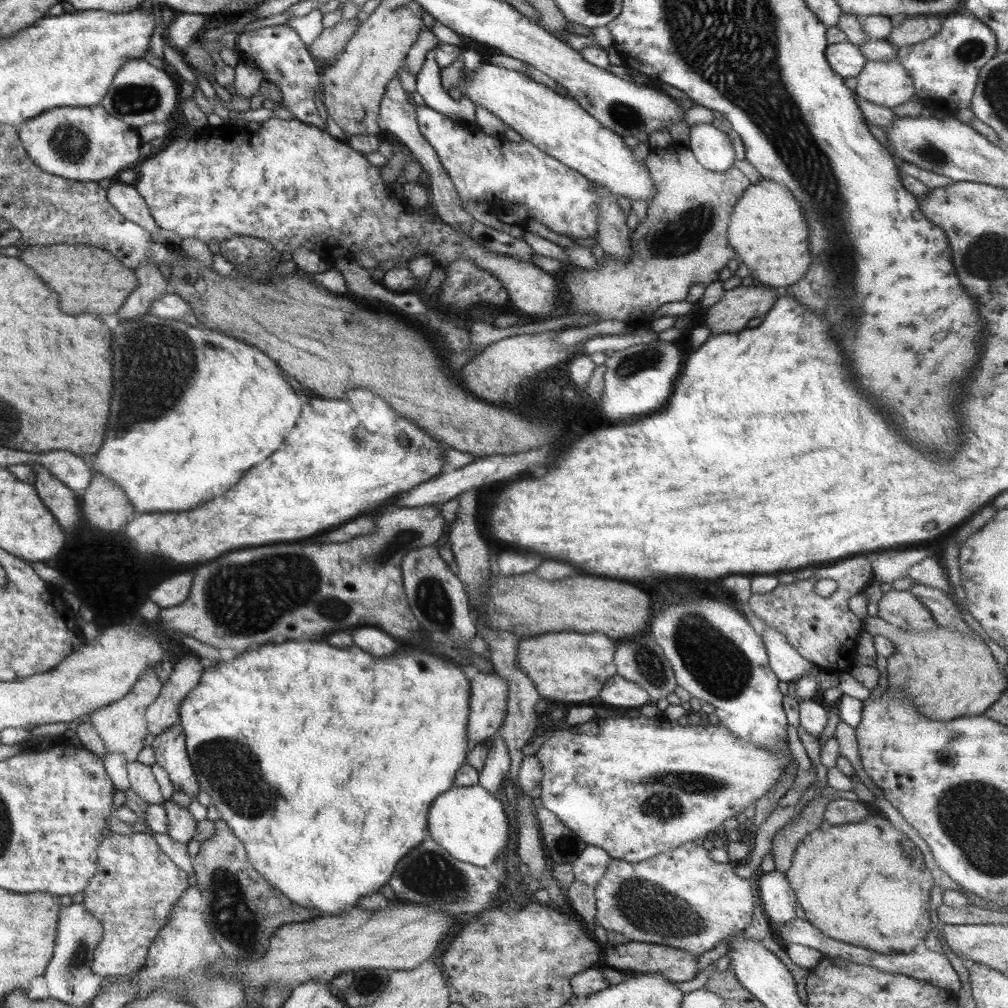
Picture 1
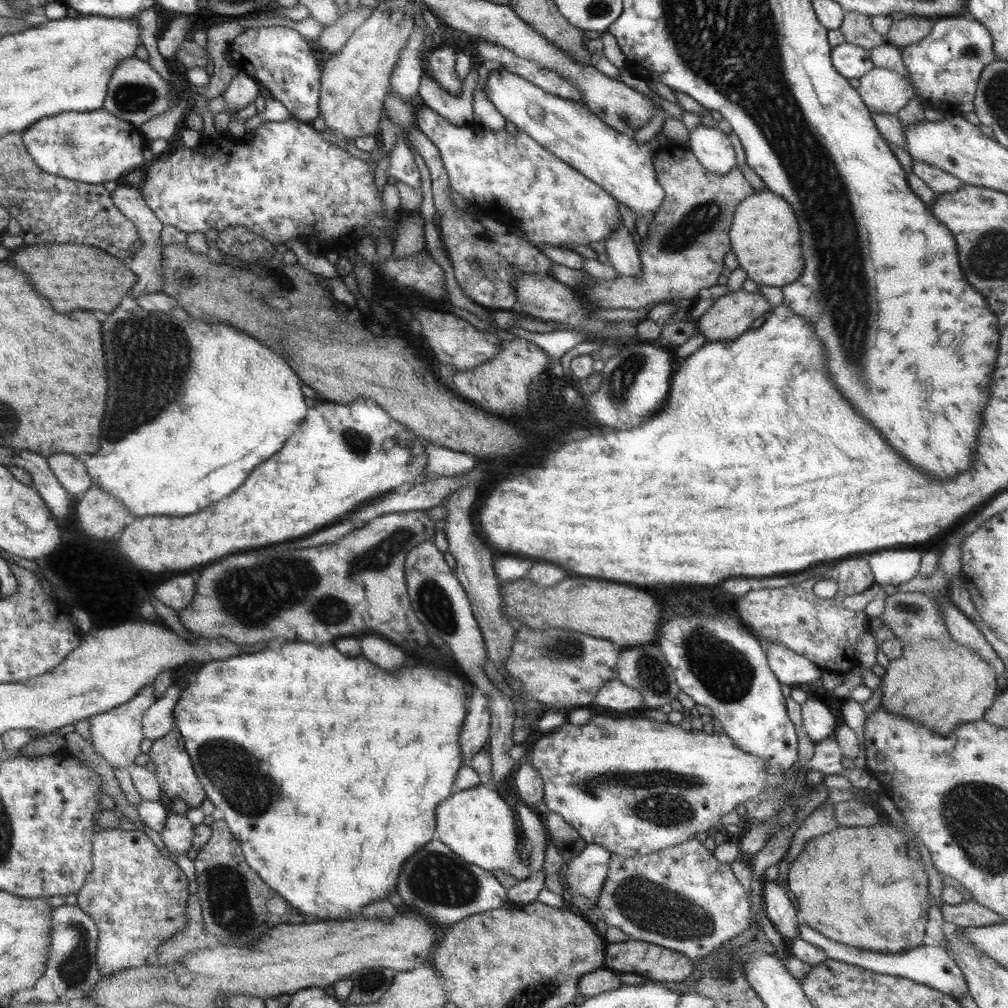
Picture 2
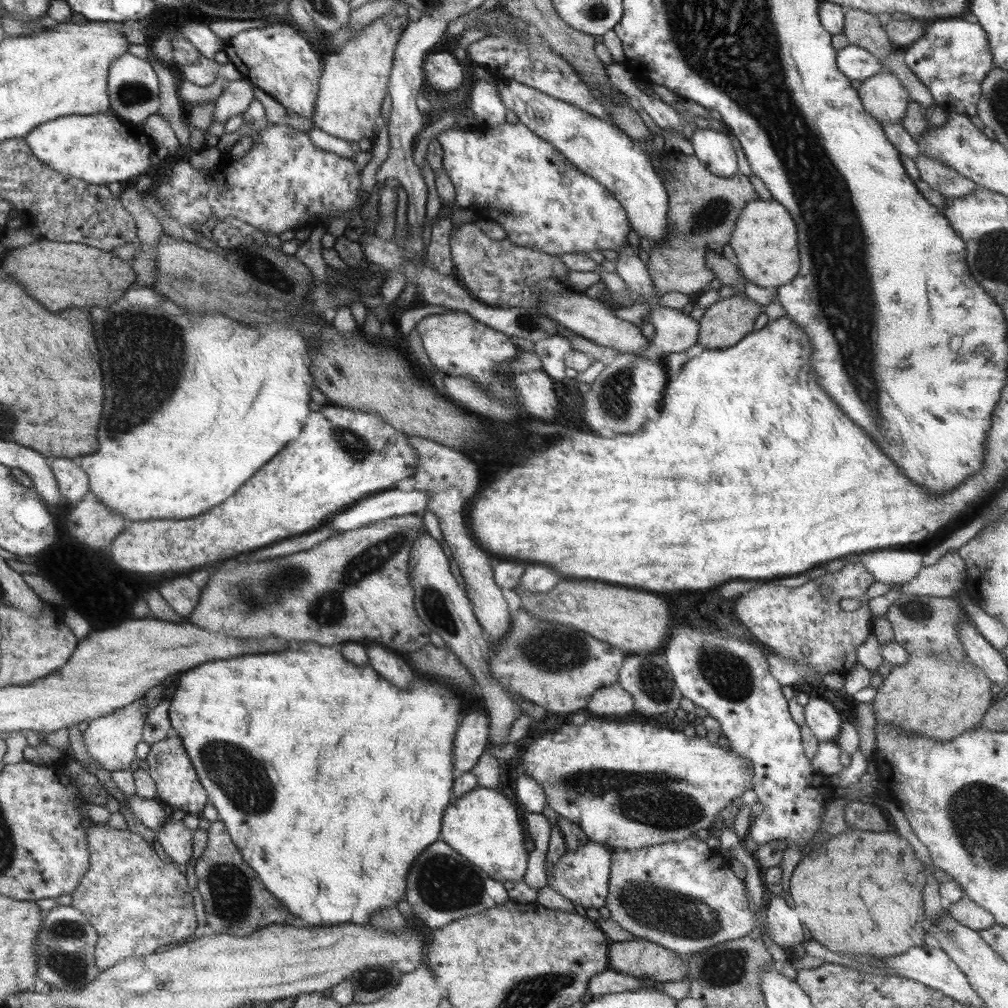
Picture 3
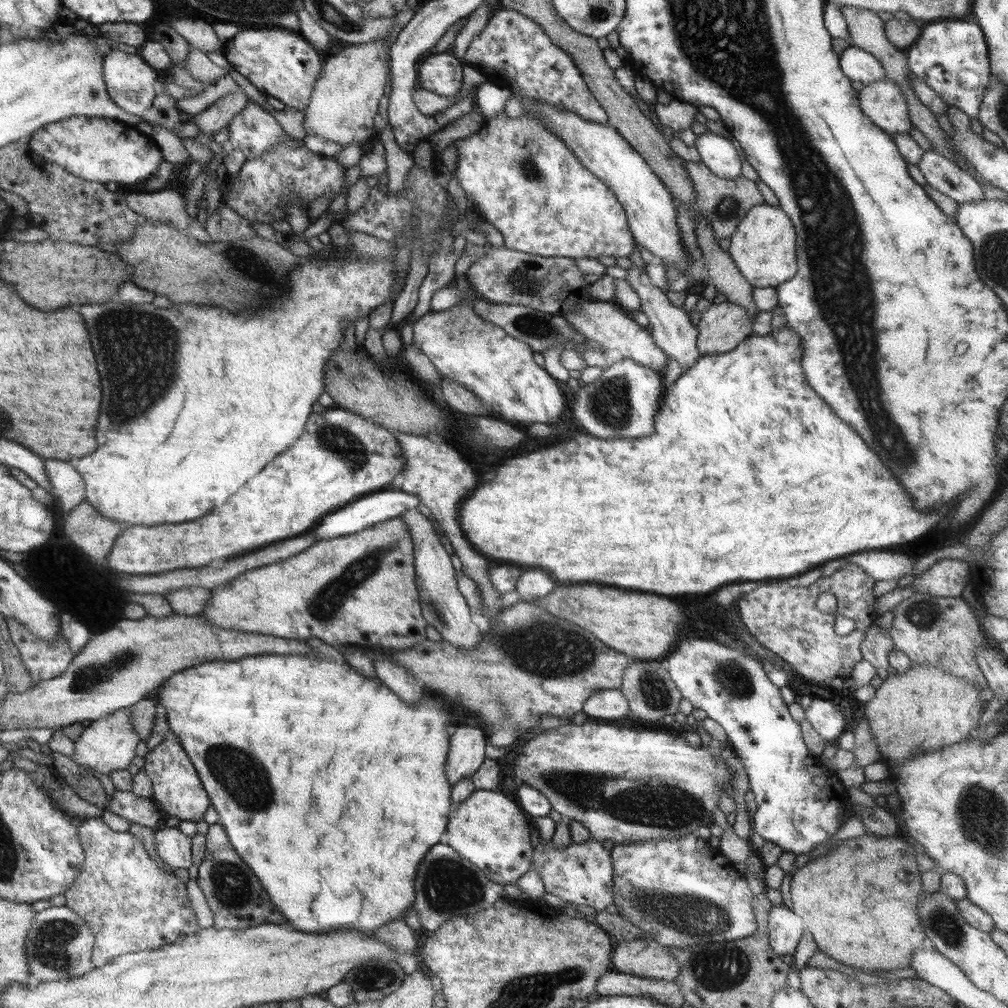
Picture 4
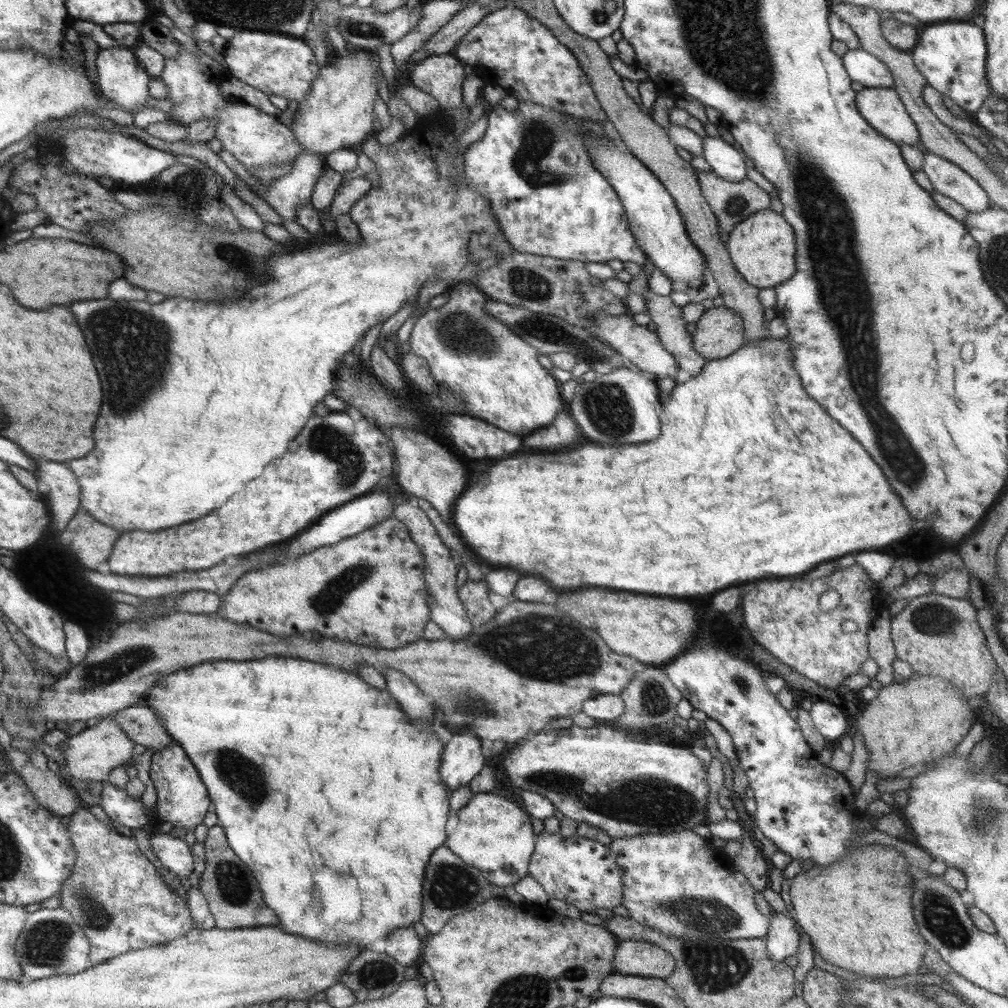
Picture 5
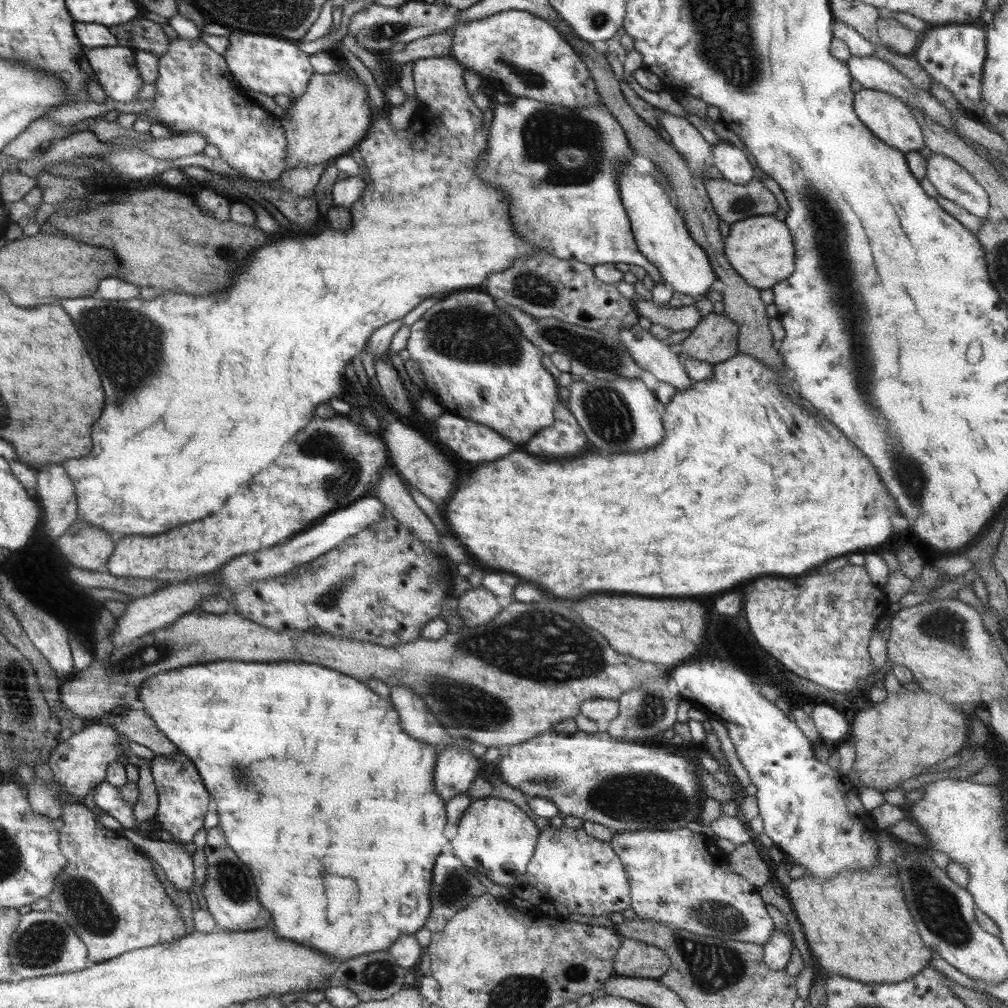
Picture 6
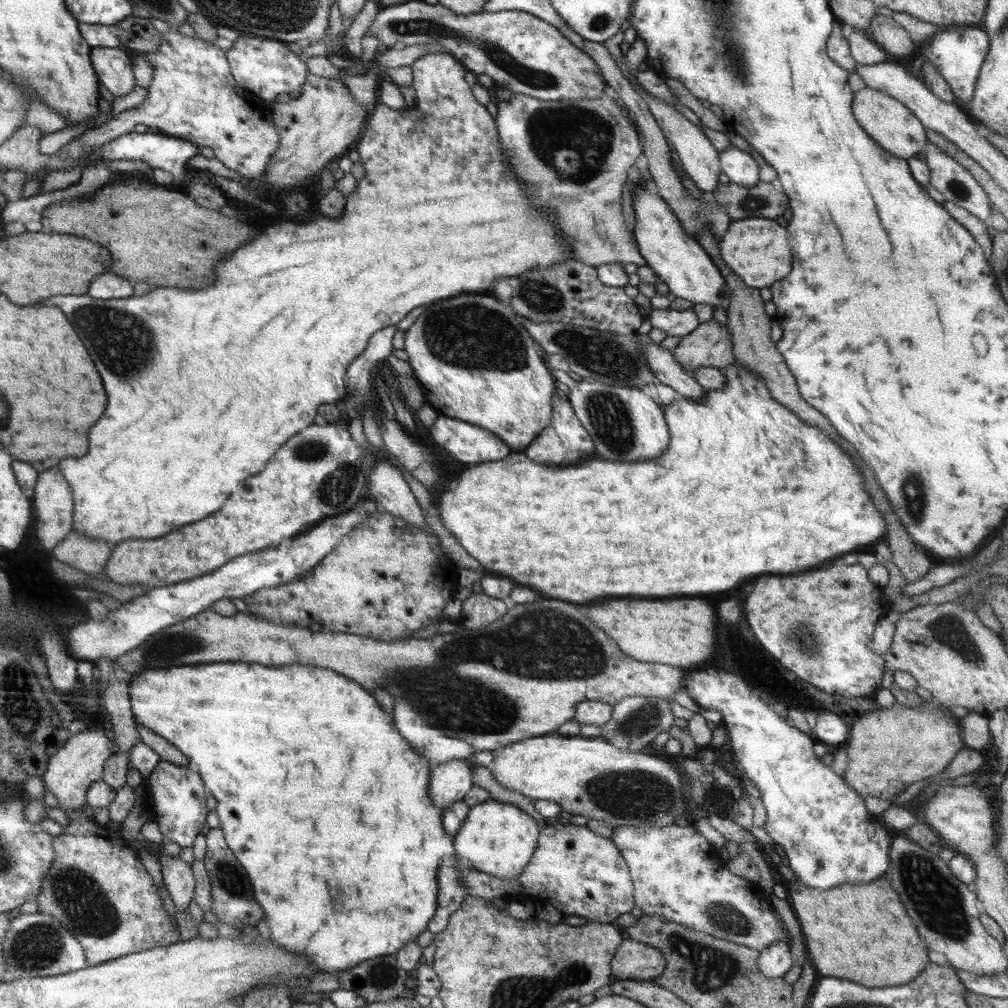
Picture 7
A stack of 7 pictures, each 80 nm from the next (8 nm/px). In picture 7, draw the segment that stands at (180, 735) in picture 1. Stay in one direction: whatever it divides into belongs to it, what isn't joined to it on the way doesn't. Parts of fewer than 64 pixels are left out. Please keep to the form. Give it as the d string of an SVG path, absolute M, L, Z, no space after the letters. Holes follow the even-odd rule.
M161 759L147 779L152 787L152 816L155 816L164 839L176 842L182 849L192 848L196 836L204 828L204 820L208 814L206 788L200 772L195 767L178 766L177 763Z

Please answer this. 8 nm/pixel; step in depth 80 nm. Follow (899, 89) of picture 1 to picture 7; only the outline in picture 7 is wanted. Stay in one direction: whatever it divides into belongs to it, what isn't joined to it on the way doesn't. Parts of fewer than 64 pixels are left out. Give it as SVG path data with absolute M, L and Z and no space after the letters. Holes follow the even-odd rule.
M868 87L860 89L853 97L852 110L855 119L878 146L904 160L925 151L929 142L927 129L907 106L889 94Z

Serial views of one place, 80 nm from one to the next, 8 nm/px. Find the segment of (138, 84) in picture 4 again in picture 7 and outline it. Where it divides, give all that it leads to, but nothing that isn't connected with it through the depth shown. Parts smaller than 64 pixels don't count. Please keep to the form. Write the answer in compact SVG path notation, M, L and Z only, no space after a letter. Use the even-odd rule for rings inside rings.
M93 47L90 61L97 79L114 98L125 97L137 86L132 52L118 48Z

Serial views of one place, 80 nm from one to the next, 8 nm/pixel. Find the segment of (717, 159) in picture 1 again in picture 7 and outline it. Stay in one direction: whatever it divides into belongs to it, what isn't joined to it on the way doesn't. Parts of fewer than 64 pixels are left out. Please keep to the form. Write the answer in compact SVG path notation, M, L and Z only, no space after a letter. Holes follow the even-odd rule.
M730 146L719 152L720 170L726 174L730 183L740 186L754 186L758 176L758 163L746 151Z

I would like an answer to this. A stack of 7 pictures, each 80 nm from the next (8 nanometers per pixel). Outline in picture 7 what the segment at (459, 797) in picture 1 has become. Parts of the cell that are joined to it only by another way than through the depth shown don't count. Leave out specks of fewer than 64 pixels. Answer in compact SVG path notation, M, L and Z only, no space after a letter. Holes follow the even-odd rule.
M490 799L469 808L461 830L453 838L458 857L472 863L472 867L502 880L520 875L530 863L543 824L527 812L510 803Z

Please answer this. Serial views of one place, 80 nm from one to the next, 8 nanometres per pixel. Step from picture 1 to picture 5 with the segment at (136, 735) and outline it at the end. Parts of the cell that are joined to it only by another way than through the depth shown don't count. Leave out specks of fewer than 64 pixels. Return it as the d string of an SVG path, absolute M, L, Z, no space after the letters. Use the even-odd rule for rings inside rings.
M103 717L74 736L67 737L67 749L62 752L69 775L77 781L106 783L108 775L117 766L127 766L135 755L136 743L115 721L114 717Z

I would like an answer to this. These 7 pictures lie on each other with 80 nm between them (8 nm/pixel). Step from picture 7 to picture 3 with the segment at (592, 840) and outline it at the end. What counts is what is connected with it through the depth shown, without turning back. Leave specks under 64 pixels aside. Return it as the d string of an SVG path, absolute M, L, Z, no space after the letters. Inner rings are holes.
M589 842L582 848L566 852L558 862L546 862L547 885L566 899L580 905L580 910L606 906L609 892L609 875L611 872L611 851L607 846L596 842Z

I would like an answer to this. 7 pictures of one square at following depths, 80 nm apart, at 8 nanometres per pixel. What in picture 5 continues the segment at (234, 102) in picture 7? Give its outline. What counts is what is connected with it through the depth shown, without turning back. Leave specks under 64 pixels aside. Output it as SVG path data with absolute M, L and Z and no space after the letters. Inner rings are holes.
M183 45L176 58L167 58L159 78L166 83L167 98L177 104L169 112L172 117L170 121L189 126L194 121L214 119L217 122L215 137L220 139L222 149L232 153L248 170L294 162L303 150L293 131L281 123L278 117L268 115L236 97L222 95L218 90L220 81L228 75L228 71L224 70L202 51L186 50Z

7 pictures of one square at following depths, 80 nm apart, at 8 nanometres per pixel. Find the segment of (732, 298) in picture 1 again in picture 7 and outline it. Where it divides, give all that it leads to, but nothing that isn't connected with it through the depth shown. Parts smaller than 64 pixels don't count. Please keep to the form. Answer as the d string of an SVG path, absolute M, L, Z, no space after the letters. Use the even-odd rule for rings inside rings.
M715 319L699 323L673 348L672 356L691 375L700 366L723 370L735 363L729 328Z

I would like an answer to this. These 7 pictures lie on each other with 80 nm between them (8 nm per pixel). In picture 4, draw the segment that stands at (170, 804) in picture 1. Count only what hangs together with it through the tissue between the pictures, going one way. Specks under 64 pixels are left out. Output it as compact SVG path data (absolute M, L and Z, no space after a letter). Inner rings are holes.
M167 823L162 830L156 831L155 844L160 858L174 870L188 870L193 865L191 838L177 825Z

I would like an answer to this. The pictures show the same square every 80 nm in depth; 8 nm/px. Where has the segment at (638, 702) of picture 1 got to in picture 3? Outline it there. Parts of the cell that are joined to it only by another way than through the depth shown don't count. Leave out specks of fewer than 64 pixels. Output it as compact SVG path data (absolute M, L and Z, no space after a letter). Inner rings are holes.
M619 683L599 688L588 701L590 716L615 718L635 710L634 697Z

